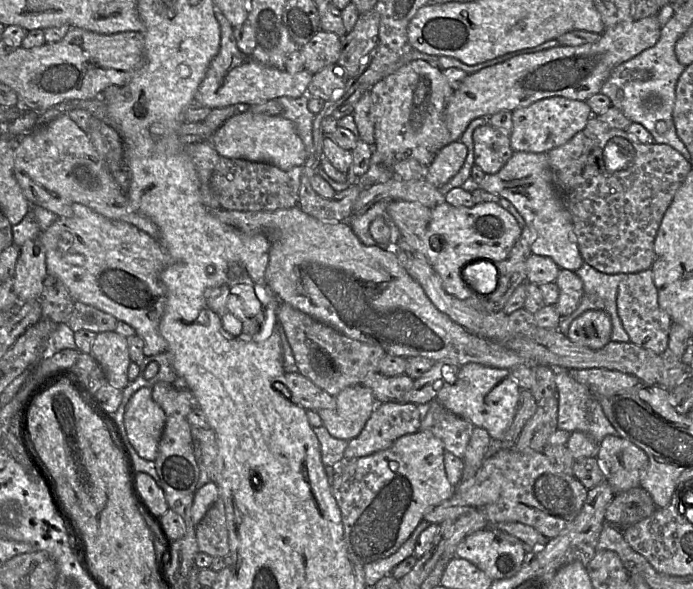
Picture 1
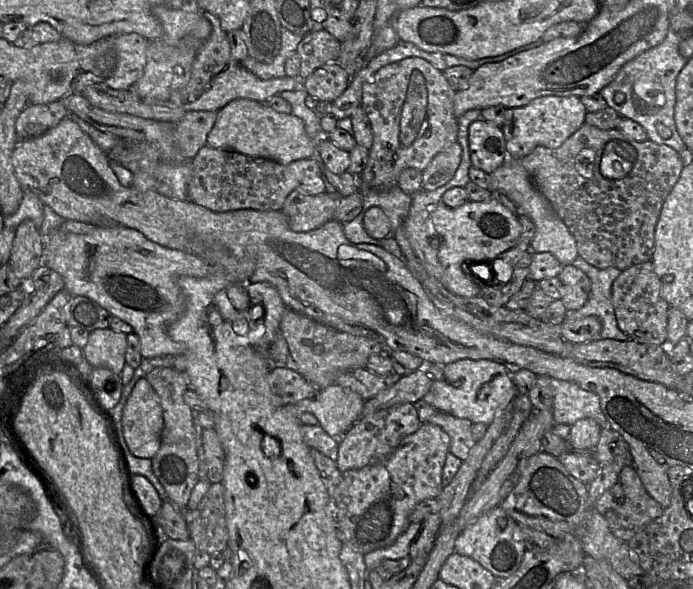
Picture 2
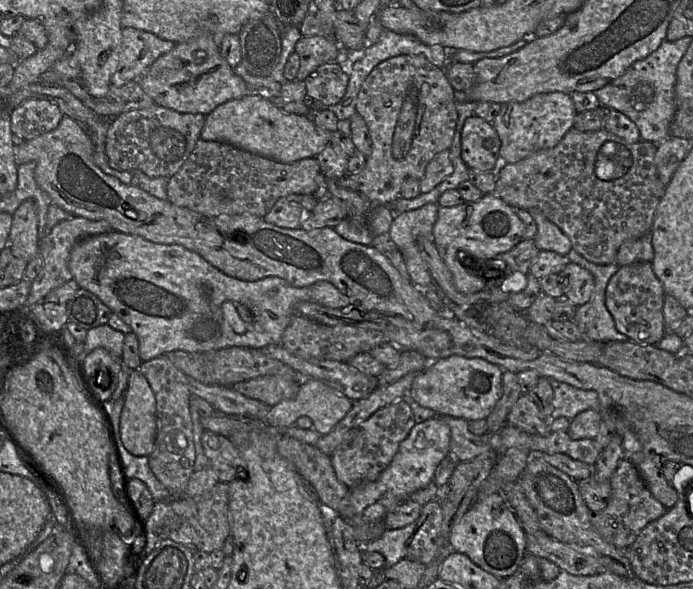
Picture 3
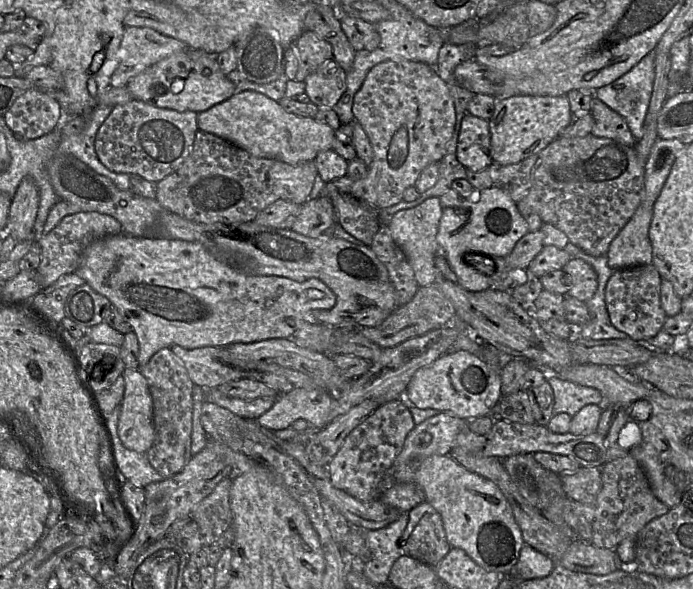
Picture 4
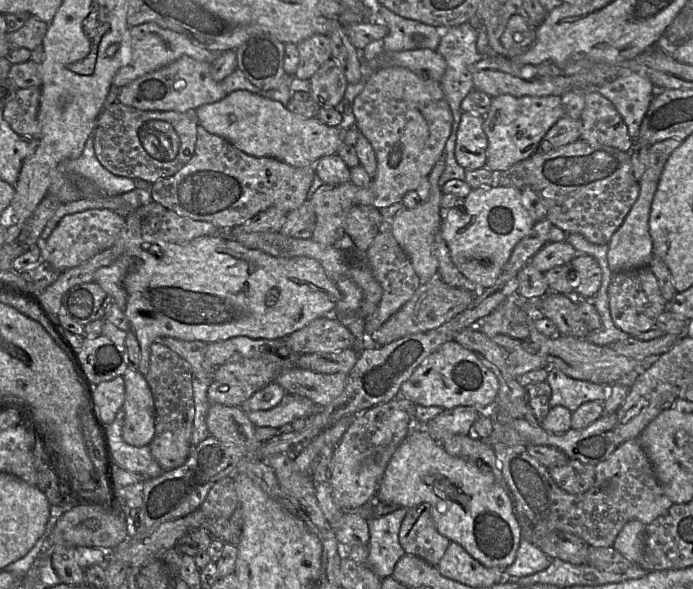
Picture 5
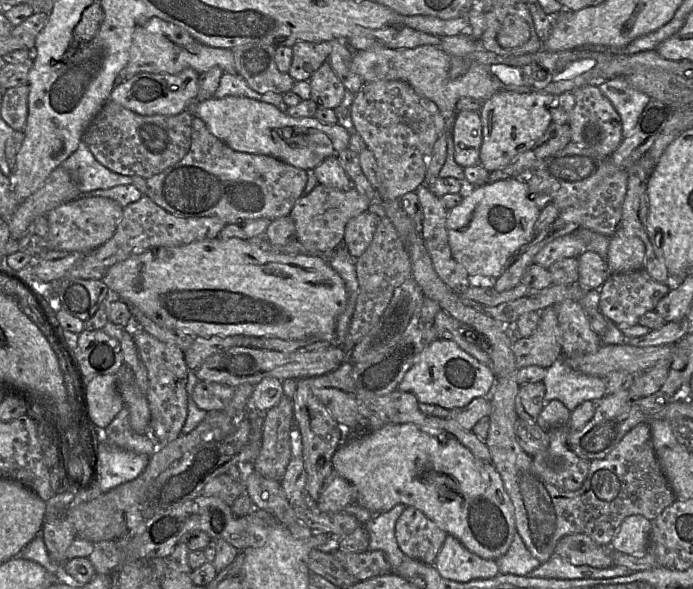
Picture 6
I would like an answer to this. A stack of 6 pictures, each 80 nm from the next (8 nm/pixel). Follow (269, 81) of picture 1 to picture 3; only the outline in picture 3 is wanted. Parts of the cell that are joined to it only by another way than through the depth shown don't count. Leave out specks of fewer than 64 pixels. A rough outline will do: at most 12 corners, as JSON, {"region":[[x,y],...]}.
{"region":[[212,34],[176,44],[137,82],[156,105],[207,115],[254,93]]}

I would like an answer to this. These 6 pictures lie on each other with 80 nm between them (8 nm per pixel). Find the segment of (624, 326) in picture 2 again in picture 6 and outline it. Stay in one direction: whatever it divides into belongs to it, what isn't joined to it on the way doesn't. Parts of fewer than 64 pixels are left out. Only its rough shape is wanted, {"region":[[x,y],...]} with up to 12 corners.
{"region":[[644,269],[611,273],[595,290],[615,324],[637,325],[670,291]]}

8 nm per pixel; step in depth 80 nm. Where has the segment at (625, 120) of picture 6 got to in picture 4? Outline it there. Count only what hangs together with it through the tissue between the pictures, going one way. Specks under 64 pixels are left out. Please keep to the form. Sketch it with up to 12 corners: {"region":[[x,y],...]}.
{"region":[[653,52],[593,91],[641,139],[655,79]]}

